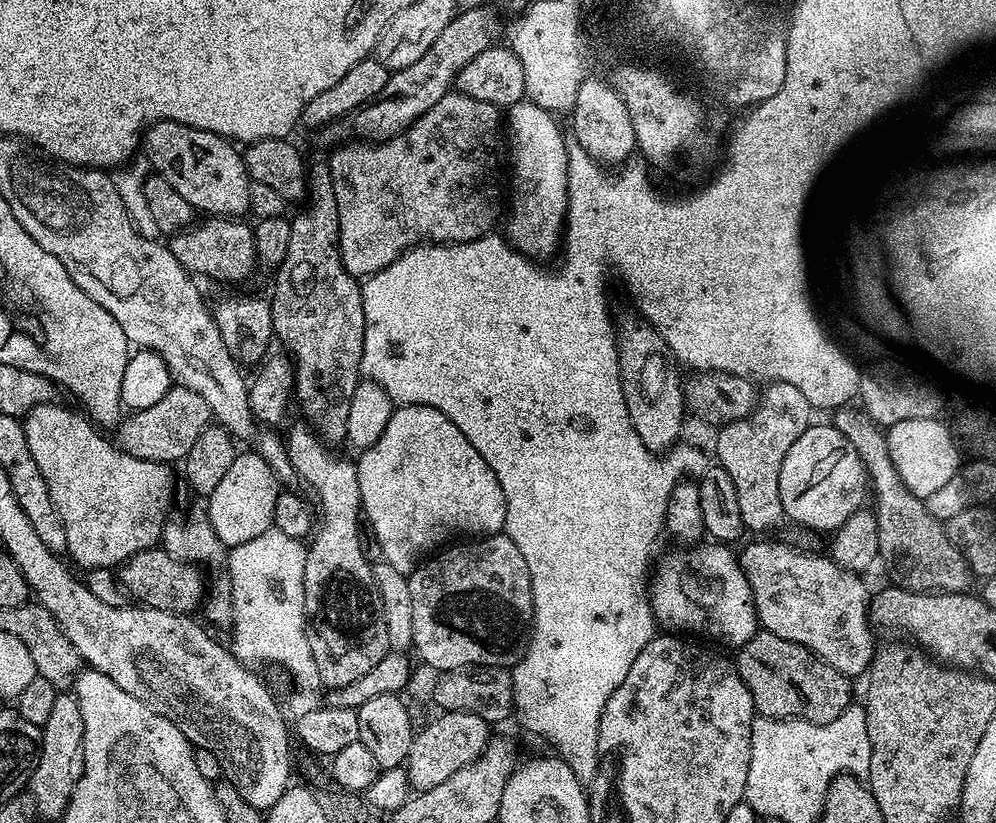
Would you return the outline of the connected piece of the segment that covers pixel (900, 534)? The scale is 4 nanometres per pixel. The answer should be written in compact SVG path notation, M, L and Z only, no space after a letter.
M856 406L835 409L831 416L832 428L863 464L867 479L870 482L872 479L872 488L876 491L874 511L878 530L878 560L881 565L884 563L884 568L892 579L889 581L908 592L965 591L967 575L964 561L944 539L941 525L924 512L921 497L913 494L902 483L901 473L896 471L888 457L884 432Z

